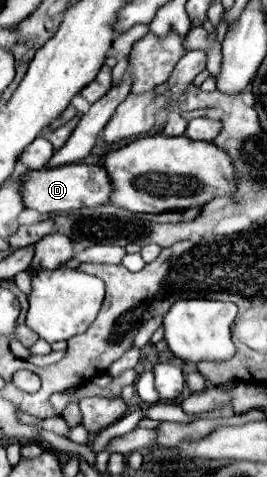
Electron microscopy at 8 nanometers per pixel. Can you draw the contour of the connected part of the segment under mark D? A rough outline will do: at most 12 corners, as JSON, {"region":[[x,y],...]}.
{"region":[[65,164],[19,176],[25,208],[41,214],[107,204],[101,166]]}

